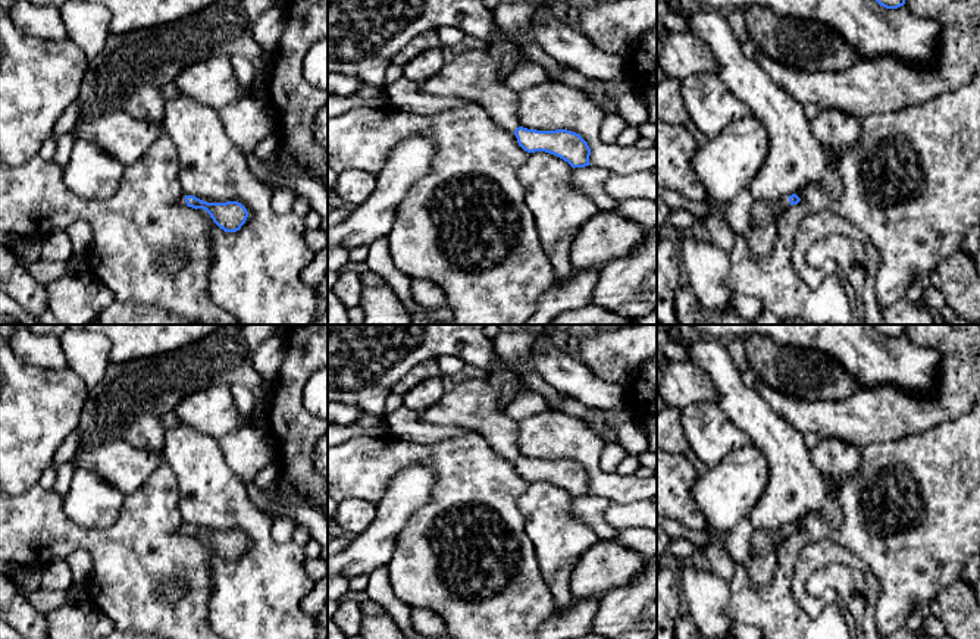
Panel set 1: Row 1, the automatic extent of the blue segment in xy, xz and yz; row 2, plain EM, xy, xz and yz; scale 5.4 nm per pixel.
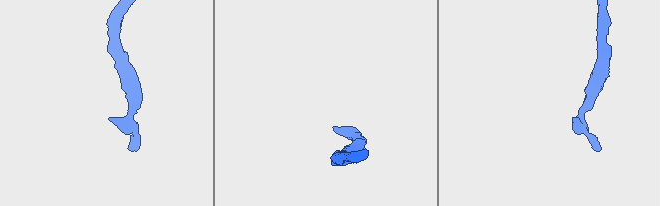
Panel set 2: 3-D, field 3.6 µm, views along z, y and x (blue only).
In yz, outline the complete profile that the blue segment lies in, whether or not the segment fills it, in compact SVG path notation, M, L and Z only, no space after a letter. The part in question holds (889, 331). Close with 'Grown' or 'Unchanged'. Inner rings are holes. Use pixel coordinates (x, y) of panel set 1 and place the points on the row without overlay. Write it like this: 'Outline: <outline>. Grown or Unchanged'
Outline: M873 325L886 338L898 338L905 333L907 325Z. Unchanged

